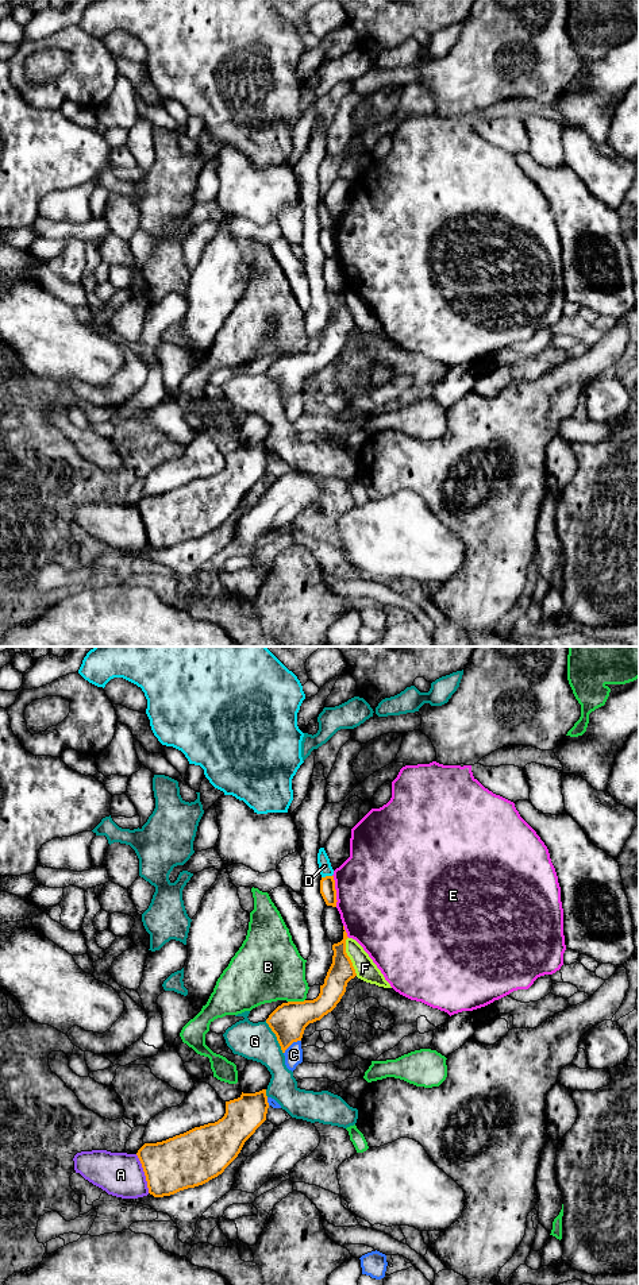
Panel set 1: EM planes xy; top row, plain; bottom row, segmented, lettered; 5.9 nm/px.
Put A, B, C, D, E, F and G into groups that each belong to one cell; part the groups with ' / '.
A / B / C / D / E / F / G

